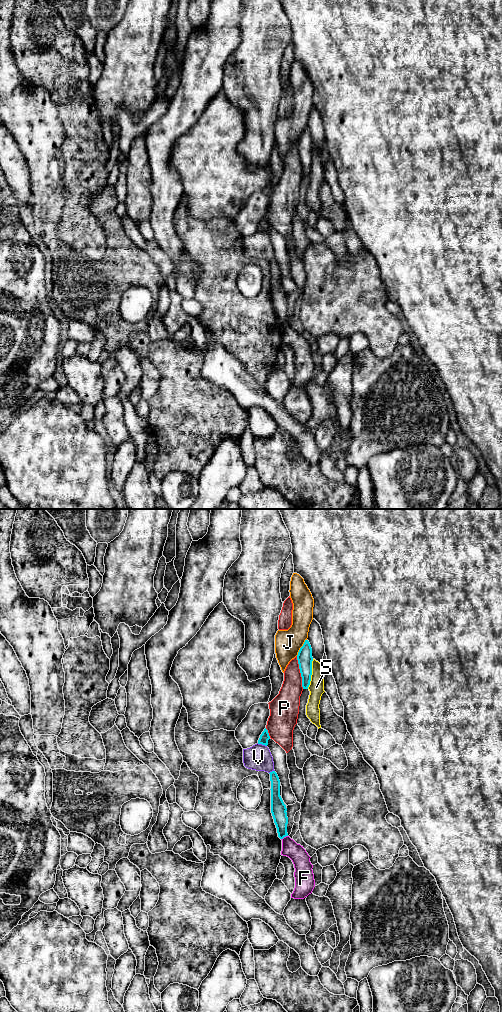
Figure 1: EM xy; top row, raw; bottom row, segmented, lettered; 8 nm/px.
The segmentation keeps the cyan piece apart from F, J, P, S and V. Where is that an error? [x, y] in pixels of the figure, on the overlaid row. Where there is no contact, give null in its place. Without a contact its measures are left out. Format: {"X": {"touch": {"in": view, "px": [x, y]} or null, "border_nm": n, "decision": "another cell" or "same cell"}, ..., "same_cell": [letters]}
{"F": {"touch": {"in": "xy", "px": [284, 836]}, "border_nm": 70, "decision": "another cell"}, "J": {"touch": {"in": "xy", "px": [301, 647]}, "border_nm": 160, "decision": "another cell"}, "P": {"touch": {"in": "xy", "px": [300, 672]}, "border_nm": 280, "decision": "another cell"}, "S": {"touch": {"in": "xy", "px": [311, 674]}, "border_nm": 240, "decision": "another cell"}, "V": {"touch": {"in": "xy", "px": [262, 744]}, "border_nm": 80, "decision": "another cell"}, "same_cell": []}

